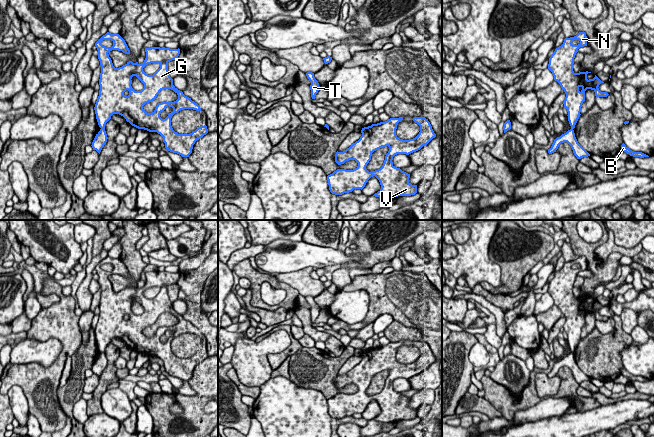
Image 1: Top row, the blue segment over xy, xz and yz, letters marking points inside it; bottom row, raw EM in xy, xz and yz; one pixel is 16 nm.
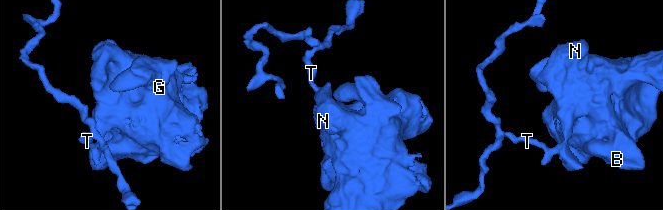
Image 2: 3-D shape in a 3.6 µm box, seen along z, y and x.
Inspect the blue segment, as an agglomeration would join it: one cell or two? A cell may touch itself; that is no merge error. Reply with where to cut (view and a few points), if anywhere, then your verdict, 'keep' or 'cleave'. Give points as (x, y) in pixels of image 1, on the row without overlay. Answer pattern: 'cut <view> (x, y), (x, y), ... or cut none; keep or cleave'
cut xy (101, 352), (104, 353); cleave

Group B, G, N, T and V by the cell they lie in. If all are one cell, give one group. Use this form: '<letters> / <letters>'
B G N V / T

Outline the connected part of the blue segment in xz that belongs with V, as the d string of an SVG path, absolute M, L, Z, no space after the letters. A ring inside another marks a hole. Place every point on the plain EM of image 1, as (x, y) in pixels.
M403 341L390 342L385 346L372 348L371 350L364 351L361 354L362 360L358 365L353 367L349 372L343 376L336 376L335 386L338 389L344 388L346 385L355 384L358 390L353 394L337 393L332 398L327 400L329 414L332 418L342 419L344 417L352 416L354 413L363 413L368 404L375 400L381 409L381 413L373 420L382 423L391 423L398 420L411 420L417 417L417 409L409 407L410 398L402 395L393 389L393 381L397 378L409 379L413 376L420 374L423 370L427 369L433 362L436 361L432 350L428 343L425 341L414 341L413 345L420 350L419 358L409 364L403 364L397 361L396 353L399 346L403 344ZM382 371L389 371L389 375L385 380L382 391L378 394L369 396L366 393L367 388L371 384L372 377Z

